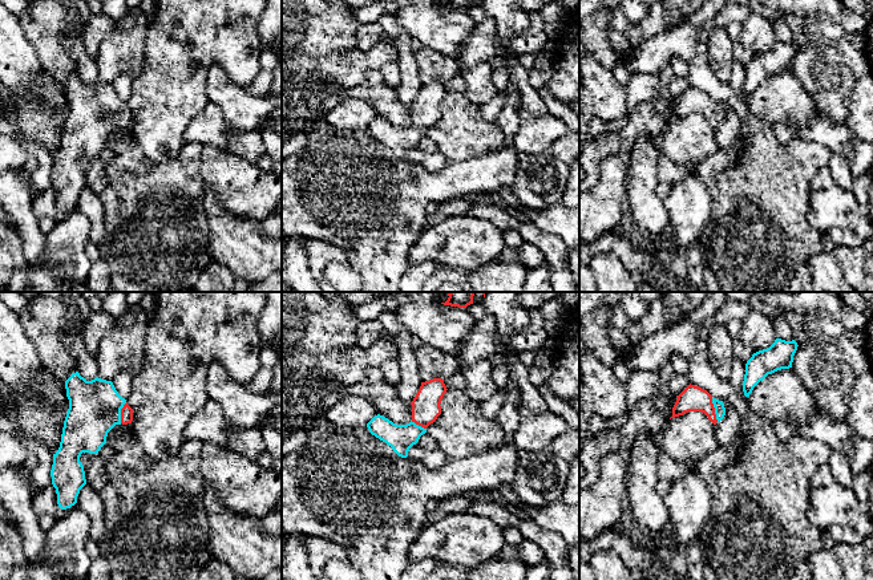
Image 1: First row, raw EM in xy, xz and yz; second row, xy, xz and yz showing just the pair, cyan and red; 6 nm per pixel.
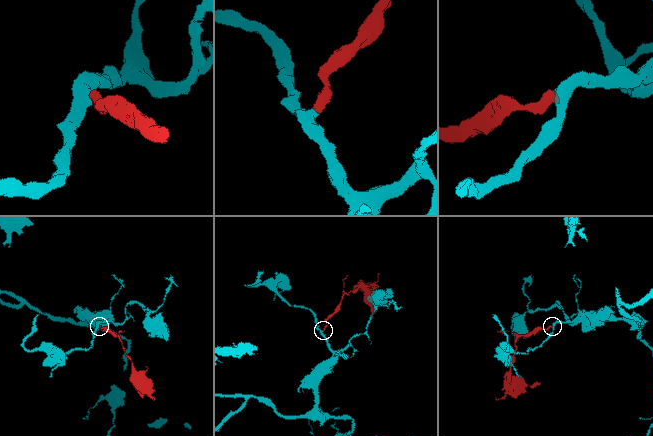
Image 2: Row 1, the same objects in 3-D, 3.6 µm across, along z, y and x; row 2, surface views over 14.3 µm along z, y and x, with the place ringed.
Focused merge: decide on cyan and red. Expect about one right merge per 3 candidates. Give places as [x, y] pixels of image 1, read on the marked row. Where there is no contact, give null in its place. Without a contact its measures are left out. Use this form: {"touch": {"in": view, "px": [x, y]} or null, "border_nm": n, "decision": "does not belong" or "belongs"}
{"touch": {"in": "yz", "px": [715, 410]}, "border_nm": 150, "decision": "belongs"}

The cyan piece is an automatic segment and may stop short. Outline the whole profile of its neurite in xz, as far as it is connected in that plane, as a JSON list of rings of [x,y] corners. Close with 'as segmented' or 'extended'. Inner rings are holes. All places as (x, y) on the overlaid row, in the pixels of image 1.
[[[433,378],[421,382],[421,386],[411,402],[412,421],[407,425],[396,425],[377,414],[367,427],[372,435],[385,442],[401,458],[408,457],[409,449],[416,445],[427,427],[441,414],[441,399],[446,393],[444,380]]] | extended

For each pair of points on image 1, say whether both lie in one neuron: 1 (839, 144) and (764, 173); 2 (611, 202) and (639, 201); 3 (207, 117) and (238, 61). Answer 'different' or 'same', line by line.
1: different
2: different
3: different

